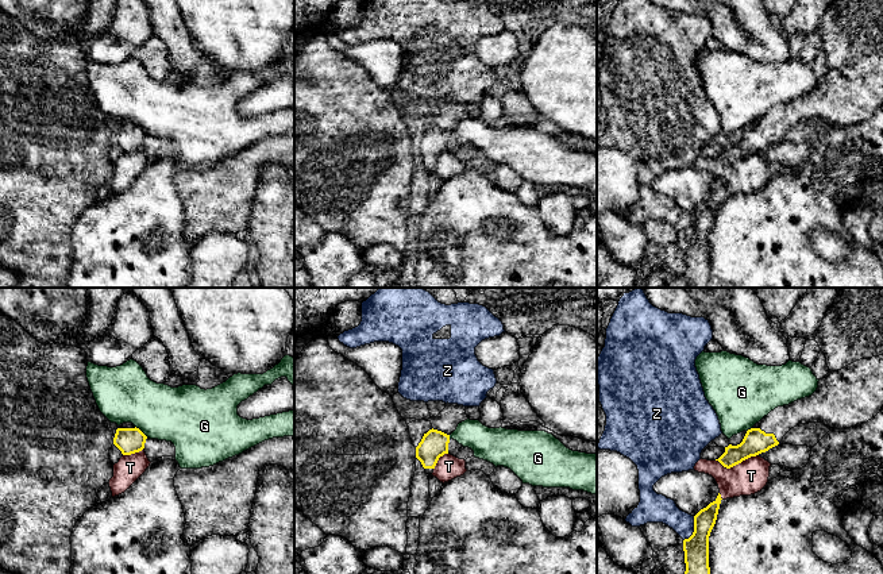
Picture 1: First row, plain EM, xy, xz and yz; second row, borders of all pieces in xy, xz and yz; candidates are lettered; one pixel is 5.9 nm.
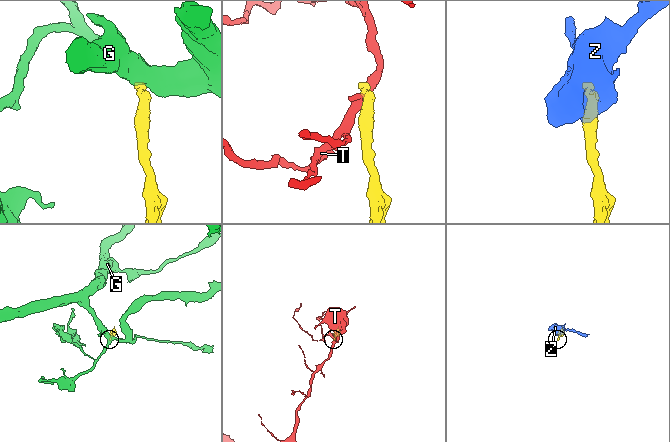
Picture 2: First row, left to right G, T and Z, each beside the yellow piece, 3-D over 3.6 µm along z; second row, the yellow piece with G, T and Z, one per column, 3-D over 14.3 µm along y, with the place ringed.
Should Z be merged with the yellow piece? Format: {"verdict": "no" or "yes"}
{"verdict": "no"}

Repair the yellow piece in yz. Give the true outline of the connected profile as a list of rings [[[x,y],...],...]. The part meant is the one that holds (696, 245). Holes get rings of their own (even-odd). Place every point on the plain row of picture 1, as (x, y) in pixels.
[[[721,192],[694,213],[694,230],[683,238],[686,288],[706,288],[710,274],[709,234],[716,221]]]

